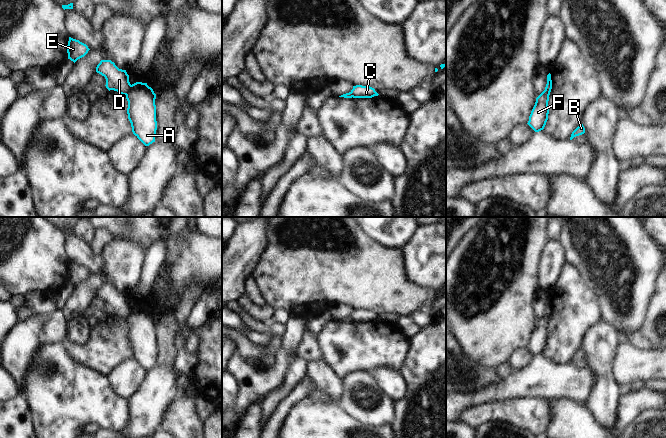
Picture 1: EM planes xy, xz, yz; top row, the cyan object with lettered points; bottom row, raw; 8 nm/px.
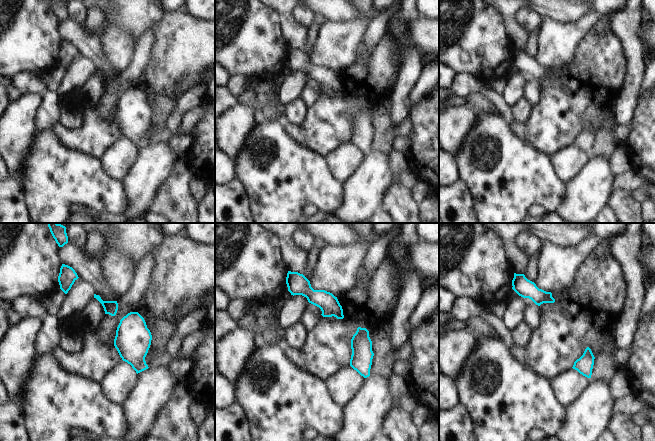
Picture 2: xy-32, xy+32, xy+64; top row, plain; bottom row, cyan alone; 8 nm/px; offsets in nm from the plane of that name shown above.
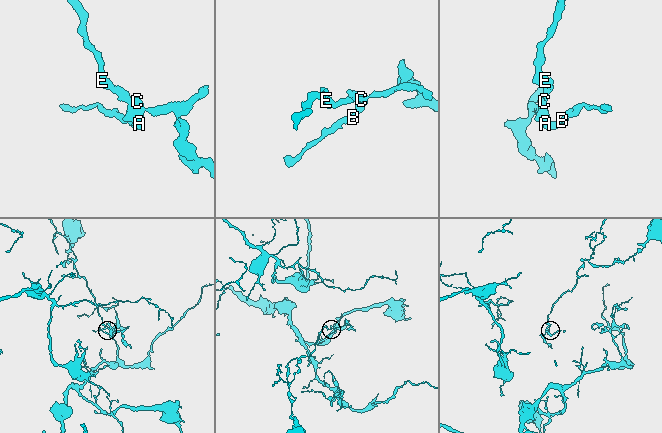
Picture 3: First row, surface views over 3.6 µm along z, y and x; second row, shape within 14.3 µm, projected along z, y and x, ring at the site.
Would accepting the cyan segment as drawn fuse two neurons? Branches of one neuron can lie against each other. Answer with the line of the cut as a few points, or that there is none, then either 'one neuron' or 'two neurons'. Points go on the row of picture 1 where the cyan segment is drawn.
cut in xy along (131, 85), (125, 94); two neurons

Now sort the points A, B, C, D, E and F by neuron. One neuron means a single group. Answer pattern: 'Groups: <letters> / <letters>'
Groups: A B C F / D E.

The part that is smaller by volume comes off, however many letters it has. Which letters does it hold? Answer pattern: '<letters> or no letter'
A, B, C, F

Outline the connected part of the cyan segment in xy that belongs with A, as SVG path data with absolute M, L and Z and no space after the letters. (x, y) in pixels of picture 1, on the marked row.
M136 82L126 94L127 114L133 134L145 145L155 142L157 130L156 94L147 83Z

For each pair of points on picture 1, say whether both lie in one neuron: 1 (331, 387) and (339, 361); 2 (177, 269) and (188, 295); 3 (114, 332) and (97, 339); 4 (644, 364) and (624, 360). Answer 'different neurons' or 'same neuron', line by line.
1: different neurons
2: different neurons
3: same neuron
4: same neuron

